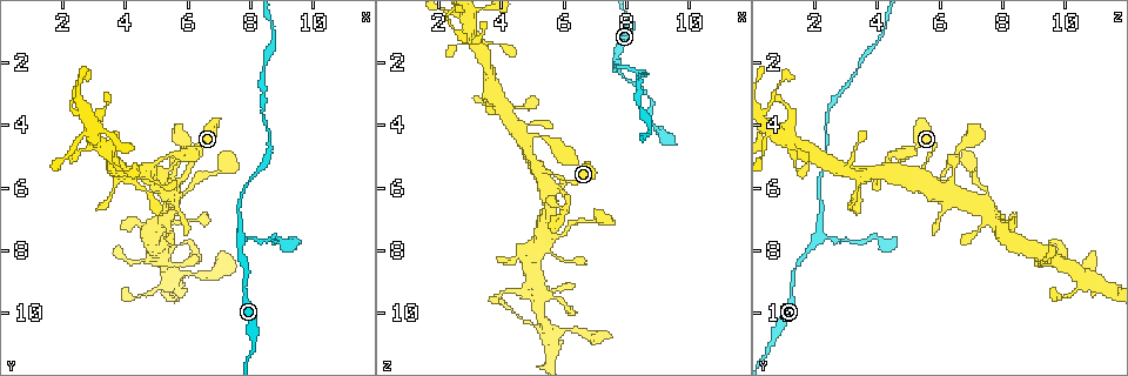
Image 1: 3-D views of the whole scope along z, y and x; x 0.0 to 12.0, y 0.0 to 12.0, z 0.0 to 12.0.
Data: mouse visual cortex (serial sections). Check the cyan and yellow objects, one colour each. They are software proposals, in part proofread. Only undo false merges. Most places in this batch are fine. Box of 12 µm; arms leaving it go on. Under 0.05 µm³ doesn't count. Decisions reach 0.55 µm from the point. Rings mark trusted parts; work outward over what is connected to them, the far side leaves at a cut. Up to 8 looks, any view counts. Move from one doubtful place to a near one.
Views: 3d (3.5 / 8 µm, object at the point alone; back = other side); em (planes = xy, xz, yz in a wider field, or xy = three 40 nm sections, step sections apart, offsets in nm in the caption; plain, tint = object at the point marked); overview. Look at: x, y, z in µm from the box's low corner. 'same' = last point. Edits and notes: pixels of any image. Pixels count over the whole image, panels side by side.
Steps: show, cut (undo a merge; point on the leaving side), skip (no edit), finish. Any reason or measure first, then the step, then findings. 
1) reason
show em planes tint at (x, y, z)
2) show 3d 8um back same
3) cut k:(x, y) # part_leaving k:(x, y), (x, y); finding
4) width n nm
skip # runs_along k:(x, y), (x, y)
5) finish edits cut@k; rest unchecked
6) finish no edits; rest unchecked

thick turns thin
show 3d 3.5um at (4.9, 6.4, 3.4)

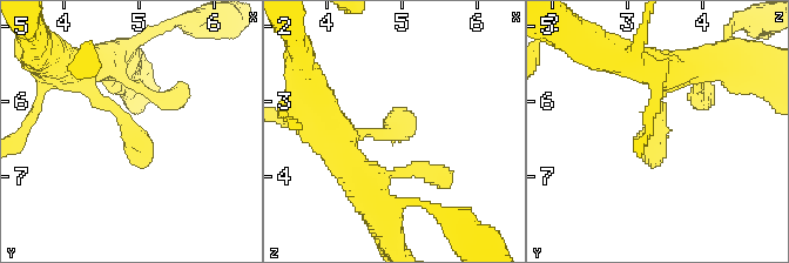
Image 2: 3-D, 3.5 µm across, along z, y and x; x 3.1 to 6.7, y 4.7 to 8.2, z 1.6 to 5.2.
shape alone is not enough
show em xy step 2 plain at (4.85, 6.35, 3.45)

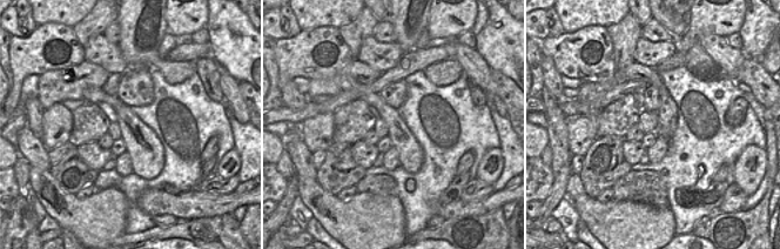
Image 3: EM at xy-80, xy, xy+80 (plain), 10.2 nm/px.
show em xy step 2 tint same

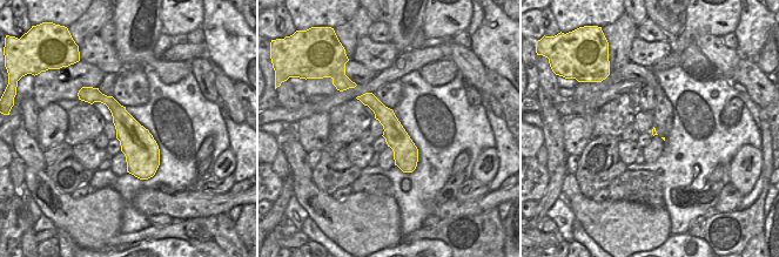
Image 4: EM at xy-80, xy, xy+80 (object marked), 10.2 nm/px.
skip # runs_along 2:(75, 71), (129, 125), (143, 168); continuous, no second cell

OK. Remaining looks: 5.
sharp bend
show 3d 8um at (3.5, 5.0, 1.3)

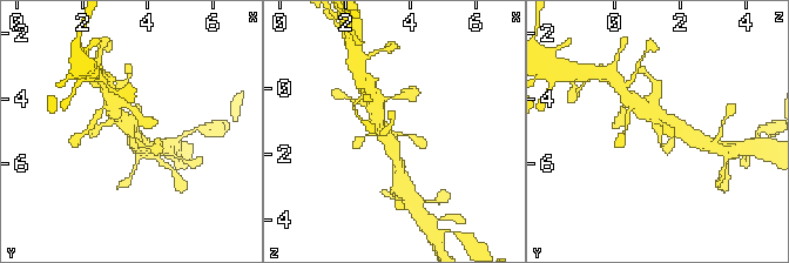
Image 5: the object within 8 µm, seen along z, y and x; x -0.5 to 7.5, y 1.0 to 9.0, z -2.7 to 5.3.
shape alone is not enough
show em xy step 5 tint at (3.5, 5.1, 1.3)

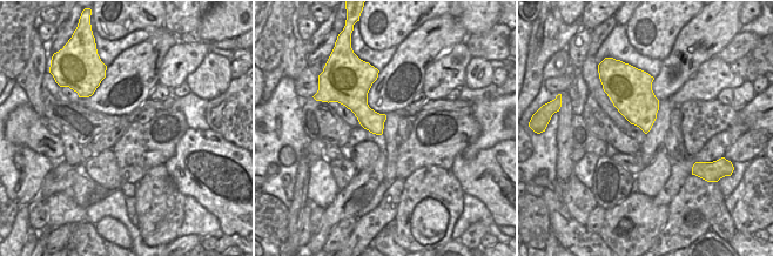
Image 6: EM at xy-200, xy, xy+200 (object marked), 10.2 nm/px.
skip # one cell here

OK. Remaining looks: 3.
thick turns thin
show 3d 3.5um at (7.6, 7.5, 2.1)

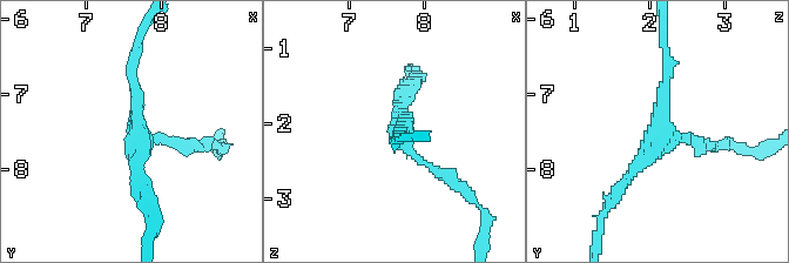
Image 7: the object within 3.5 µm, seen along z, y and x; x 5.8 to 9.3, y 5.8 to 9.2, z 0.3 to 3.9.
arms 3; arm_widths 150, 150, 200 nm; need the tissue
show em xy step 1 tint at (7.70, 7.55, 2.15)

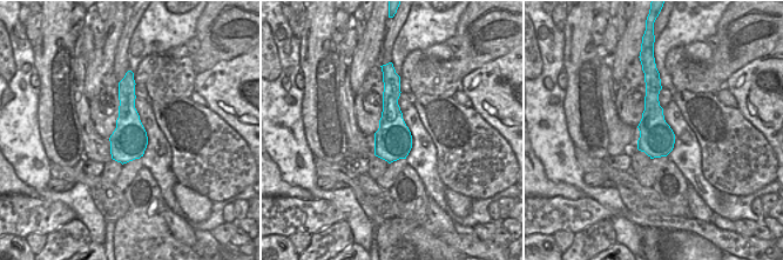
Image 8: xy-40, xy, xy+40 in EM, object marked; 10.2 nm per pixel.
skip # runs_along 7:(612, 201), (663, 132), (669, 56); one cell here

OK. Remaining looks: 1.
finish no edits; rest unchecked

